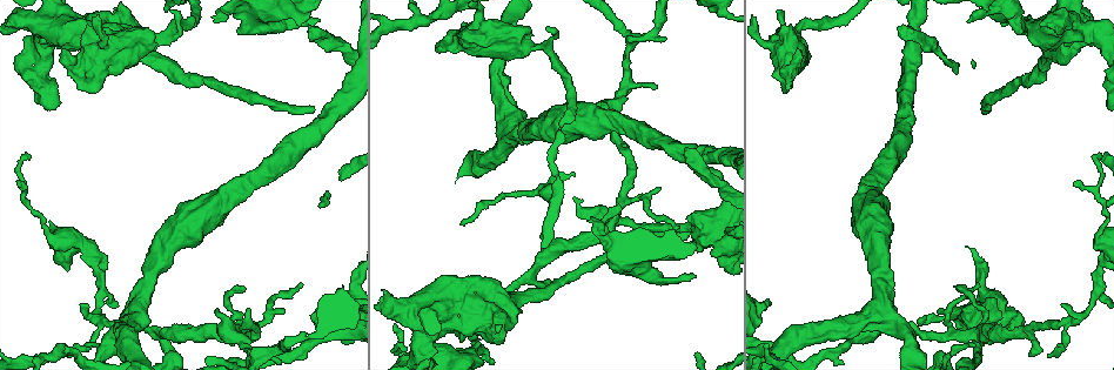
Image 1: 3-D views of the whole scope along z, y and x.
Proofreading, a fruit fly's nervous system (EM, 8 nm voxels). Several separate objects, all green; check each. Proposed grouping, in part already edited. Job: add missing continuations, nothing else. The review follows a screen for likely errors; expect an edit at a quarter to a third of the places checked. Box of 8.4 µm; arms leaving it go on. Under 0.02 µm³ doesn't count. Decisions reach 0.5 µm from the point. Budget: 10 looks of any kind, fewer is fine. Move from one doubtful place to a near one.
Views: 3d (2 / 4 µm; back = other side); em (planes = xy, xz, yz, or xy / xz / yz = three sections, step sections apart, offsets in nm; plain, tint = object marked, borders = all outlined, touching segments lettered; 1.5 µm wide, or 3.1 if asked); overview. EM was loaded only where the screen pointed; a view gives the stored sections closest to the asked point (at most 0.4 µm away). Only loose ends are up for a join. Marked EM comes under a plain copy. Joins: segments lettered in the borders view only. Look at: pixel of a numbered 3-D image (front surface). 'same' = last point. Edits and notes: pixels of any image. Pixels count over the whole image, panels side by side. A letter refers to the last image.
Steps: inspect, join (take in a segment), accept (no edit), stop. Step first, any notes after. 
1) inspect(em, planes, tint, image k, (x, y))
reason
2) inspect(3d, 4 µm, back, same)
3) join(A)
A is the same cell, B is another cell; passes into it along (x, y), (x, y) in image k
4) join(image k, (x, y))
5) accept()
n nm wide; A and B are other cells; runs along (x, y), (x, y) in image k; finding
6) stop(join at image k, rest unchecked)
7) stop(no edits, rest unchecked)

inspect(em, planes, borders, image 1, (82, 303))
tapers out

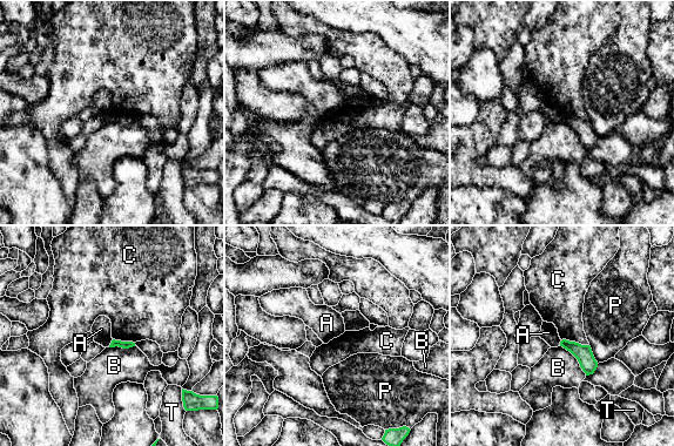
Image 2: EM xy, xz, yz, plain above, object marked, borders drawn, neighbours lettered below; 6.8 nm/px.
accept()
A, B, C, P and T are other cells; border along (561, 339), (588, 345) in image 2; none of them fits

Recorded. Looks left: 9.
inspect(em, xz, step 4, borders, image 1, (406, 350))
tapers out

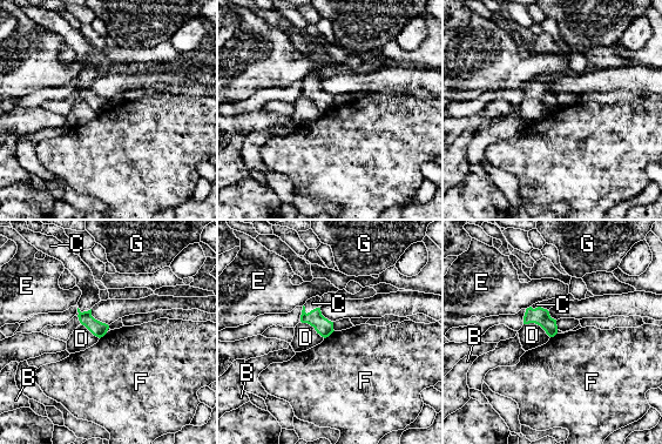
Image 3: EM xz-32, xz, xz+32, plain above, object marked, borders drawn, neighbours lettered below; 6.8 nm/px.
join(C)
110 nm wide; C is the same cell, B, D, E, F and G are other cells; passes into it along (323, 327), (310, 311), (312, 303) in image 3; it goes on there

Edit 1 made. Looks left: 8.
inspect(overview)

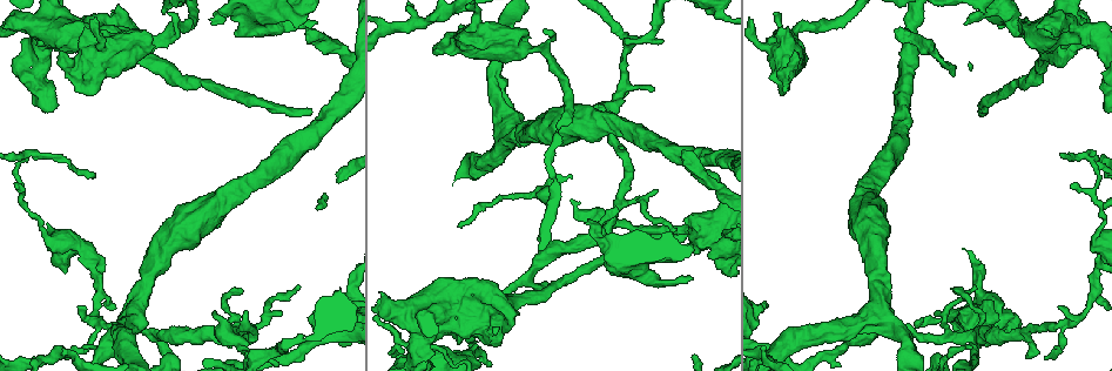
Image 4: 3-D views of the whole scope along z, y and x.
inspect(3d, 2 µm, image 4, (966, 25))
free end

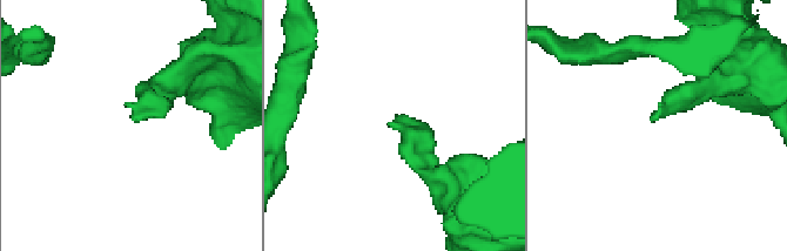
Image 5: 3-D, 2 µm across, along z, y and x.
inspect(em, xz, step 4, borders, image 5, (133, 120))

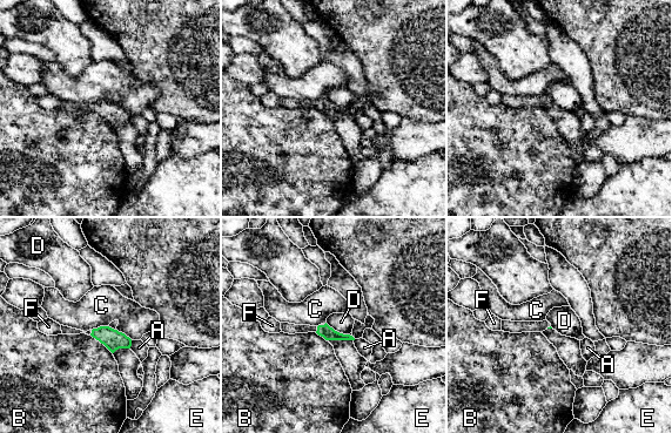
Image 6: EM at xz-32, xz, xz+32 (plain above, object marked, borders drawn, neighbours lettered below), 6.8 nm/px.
inspect(em, planes, borders, same)
another direction

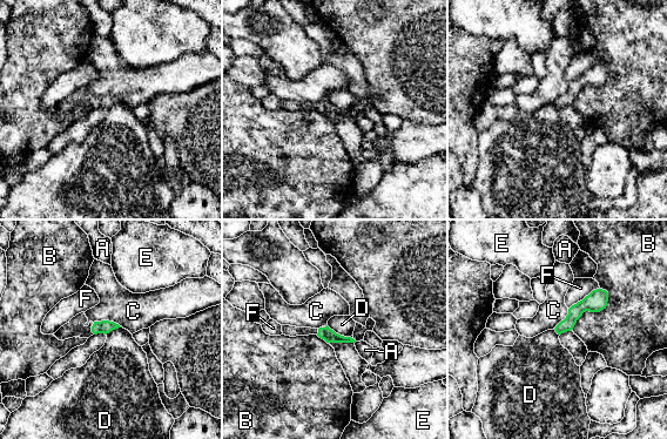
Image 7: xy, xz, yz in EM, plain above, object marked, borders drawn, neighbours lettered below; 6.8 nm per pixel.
accept()
A, B, C, D, E and F are other cells; runs along (605, 295), (585, 304), (558, 329) in image 7; none of them fits

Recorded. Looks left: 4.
inspect(3d, 4 µm, image 4, (311, 109))
an open end

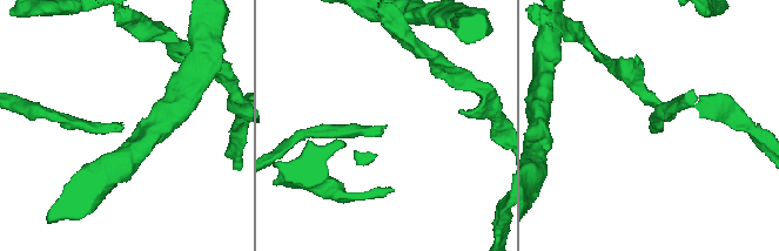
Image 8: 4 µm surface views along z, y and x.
inspect(em, planes, borders, image 8, (384, 126))

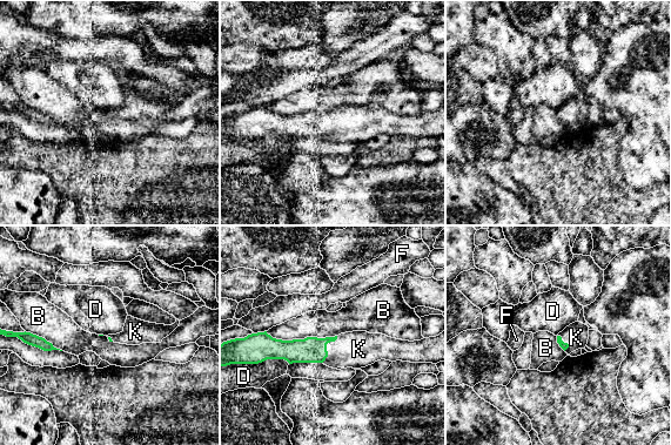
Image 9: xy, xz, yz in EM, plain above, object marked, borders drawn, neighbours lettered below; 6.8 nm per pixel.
join(K)
B touches over 480 nm; K is the same cell, B, D and F are other cells; it goes on there

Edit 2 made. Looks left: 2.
stop(join at image 3, join at image 9, rest unchecked)

